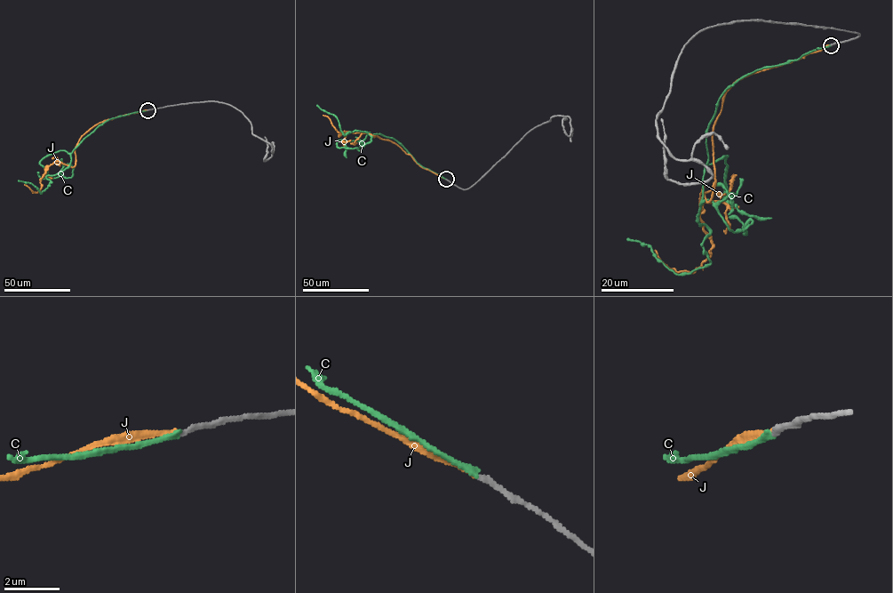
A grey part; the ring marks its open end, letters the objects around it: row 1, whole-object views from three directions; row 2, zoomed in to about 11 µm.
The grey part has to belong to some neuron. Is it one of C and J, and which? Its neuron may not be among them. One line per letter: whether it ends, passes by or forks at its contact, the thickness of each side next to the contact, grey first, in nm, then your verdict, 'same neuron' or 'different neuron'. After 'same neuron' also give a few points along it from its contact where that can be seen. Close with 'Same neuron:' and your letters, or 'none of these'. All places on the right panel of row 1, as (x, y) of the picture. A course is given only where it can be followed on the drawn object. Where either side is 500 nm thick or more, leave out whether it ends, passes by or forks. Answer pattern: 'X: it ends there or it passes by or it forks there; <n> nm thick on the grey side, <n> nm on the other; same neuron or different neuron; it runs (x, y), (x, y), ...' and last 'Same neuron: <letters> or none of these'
C: it ends there; 180 nm thick on the grey side, 190 nm on the other; same neuron; it runs (831, 45), (742, 76), (720, 98), (697, 220), (710, 233), (708, 264), (677, 275), (627, 238)
J: it ends there; 180 nm thick on the grey side, 150 nm on the other; different neuron
Same neuron: C

